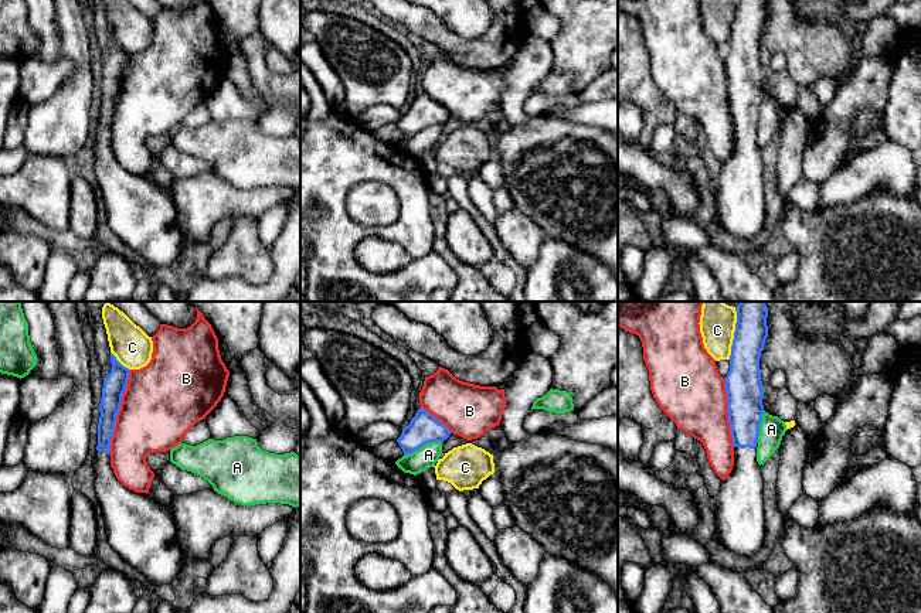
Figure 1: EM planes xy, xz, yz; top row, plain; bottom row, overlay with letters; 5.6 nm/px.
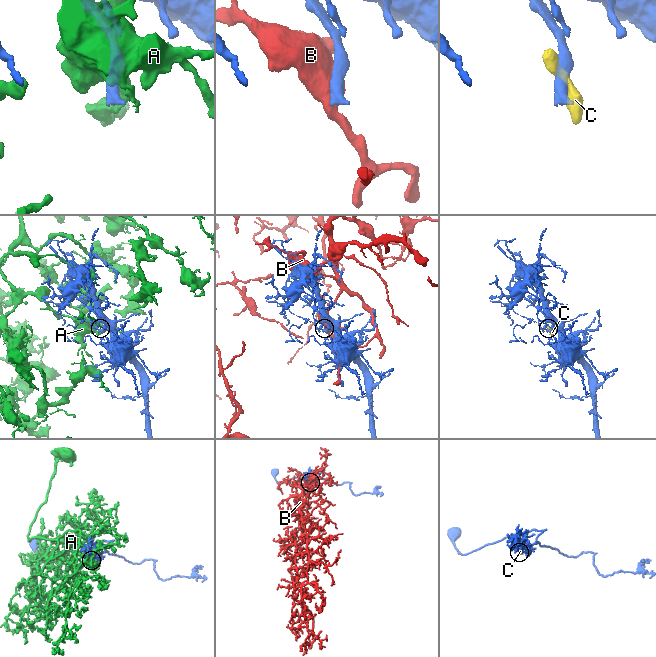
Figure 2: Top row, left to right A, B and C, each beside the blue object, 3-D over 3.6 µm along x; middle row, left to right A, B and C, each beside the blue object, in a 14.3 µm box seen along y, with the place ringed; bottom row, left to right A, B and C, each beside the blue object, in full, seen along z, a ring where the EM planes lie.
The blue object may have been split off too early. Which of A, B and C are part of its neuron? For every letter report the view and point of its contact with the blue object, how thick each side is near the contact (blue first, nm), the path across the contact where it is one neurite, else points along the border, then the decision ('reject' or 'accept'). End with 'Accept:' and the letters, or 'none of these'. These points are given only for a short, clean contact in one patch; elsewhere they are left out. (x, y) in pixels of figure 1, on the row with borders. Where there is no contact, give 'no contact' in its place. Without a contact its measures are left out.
A: xz (422, 445) | 170/120 nm | reject
B: xy (118, 411) | 130/440 nm | reject
C: yz (734, 333) | 190/200 nm | along yz (736, 307), (736, 330), (729, 358) | reject
Accept: none of these

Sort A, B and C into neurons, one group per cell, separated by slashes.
A / B / C

